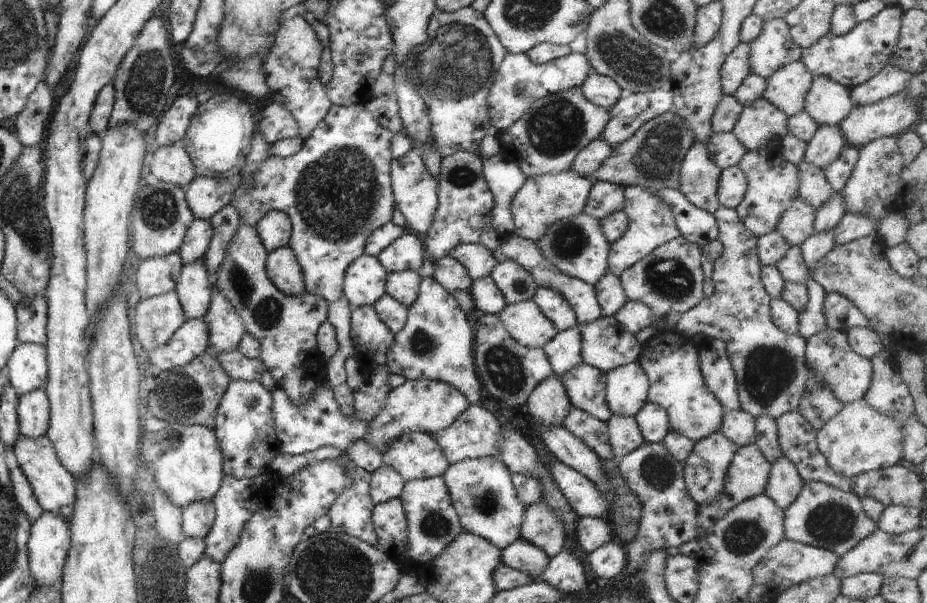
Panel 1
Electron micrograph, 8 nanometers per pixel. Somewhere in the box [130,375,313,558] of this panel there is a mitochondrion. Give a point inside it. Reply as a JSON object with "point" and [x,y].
{"point":[250,402]}

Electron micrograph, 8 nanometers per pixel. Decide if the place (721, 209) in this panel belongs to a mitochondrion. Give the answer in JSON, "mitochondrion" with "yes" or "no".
{"mitochondrion":"no"}

